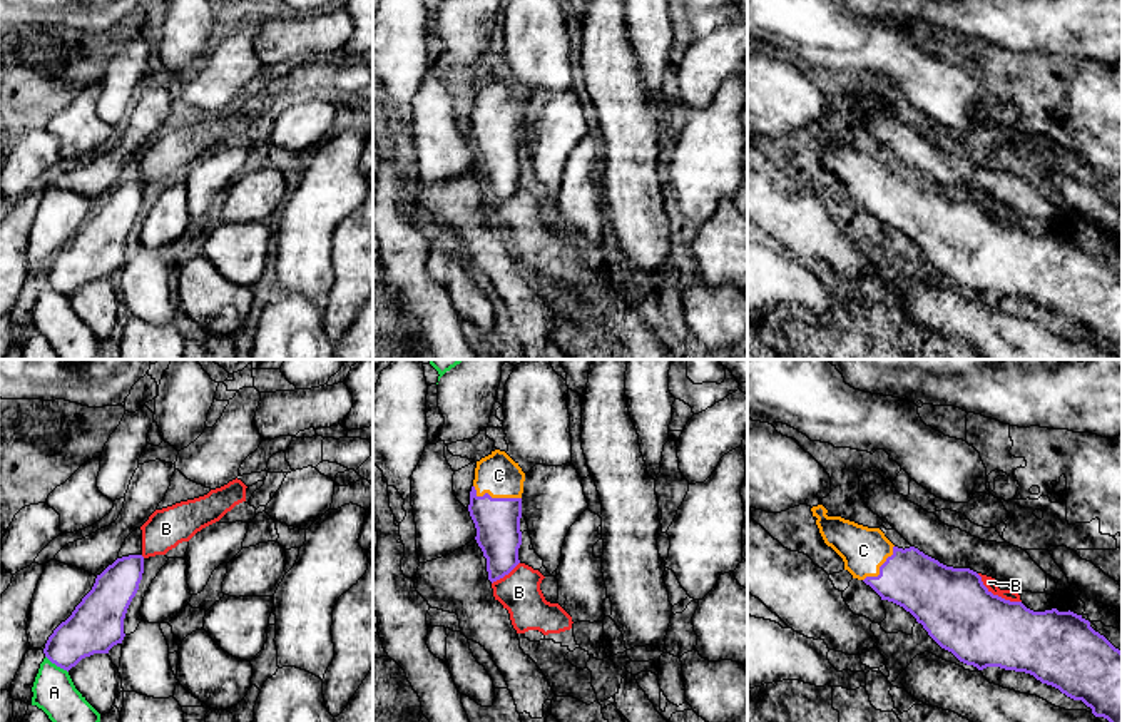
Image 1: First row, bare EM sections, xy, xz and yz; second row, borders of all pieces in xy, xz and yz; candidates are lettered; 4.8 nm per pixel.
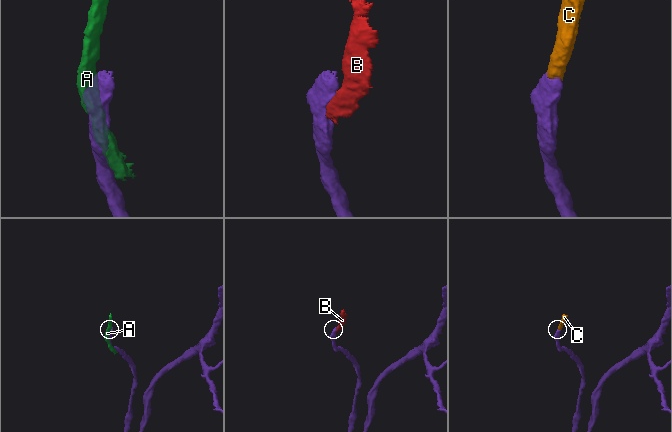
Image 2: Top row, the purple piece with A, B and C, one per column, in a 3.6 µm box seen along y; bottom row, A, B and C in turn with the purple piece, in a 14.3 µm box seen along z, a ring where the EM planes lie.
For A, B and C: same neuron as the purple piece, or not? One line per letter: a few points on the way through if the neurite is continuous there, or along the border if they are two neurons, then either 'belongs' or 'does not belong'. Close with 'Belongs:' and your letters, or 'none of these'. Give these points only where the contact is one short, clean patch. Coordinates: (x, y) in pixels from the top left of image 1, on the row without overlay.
A: does not belong
B: along yz (977, 199), (994, 219), (1020, 228) | does not belong
C: across xz (497, 146), (495, 124), (499, 101) | belongs
Belongs: C

